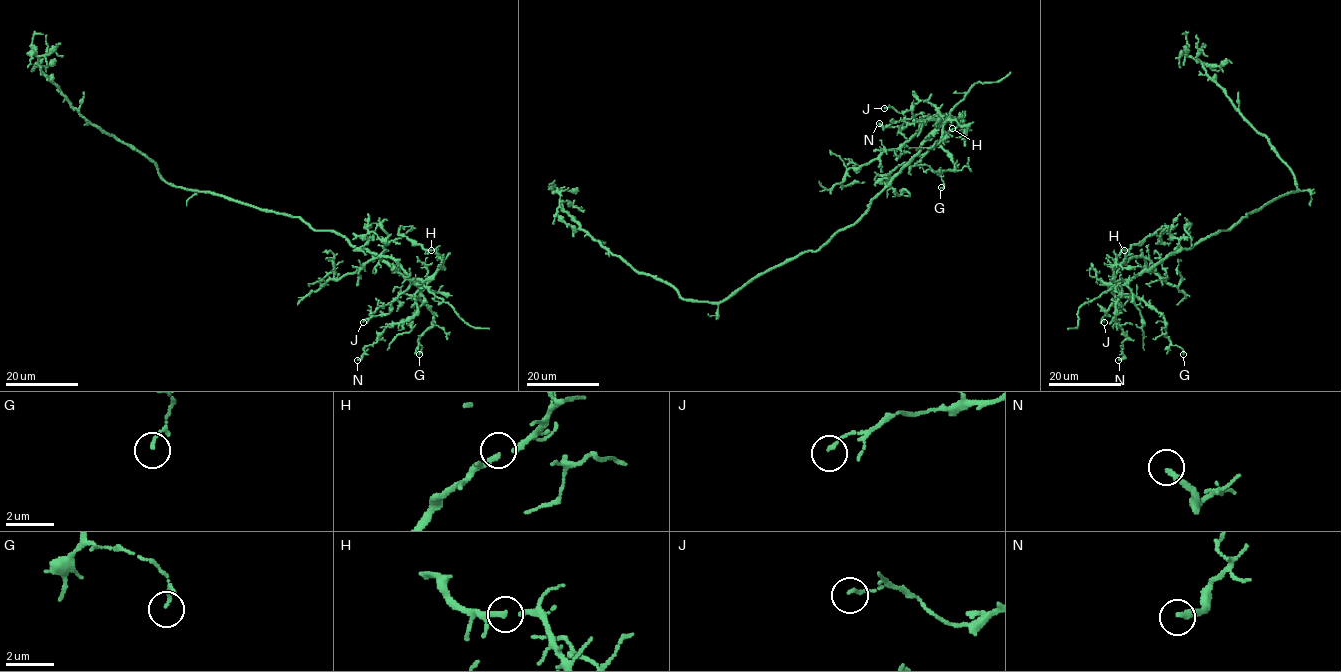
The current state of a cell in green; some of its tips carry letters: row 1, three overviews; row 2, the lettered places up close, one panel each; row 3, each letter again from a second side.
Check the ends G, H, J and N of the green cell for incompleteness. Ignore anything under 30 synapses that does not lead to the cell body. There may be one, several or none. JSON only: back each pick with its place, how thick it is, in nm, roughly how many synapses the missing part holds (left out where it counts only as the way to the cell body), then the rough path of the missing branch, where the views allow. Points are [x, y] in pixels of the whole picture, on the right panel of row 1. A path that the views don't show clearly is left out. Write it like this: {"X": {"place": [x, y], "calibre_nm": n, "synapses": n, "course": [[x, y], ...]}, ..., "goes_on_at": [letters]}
{"goes_on_at": []}

